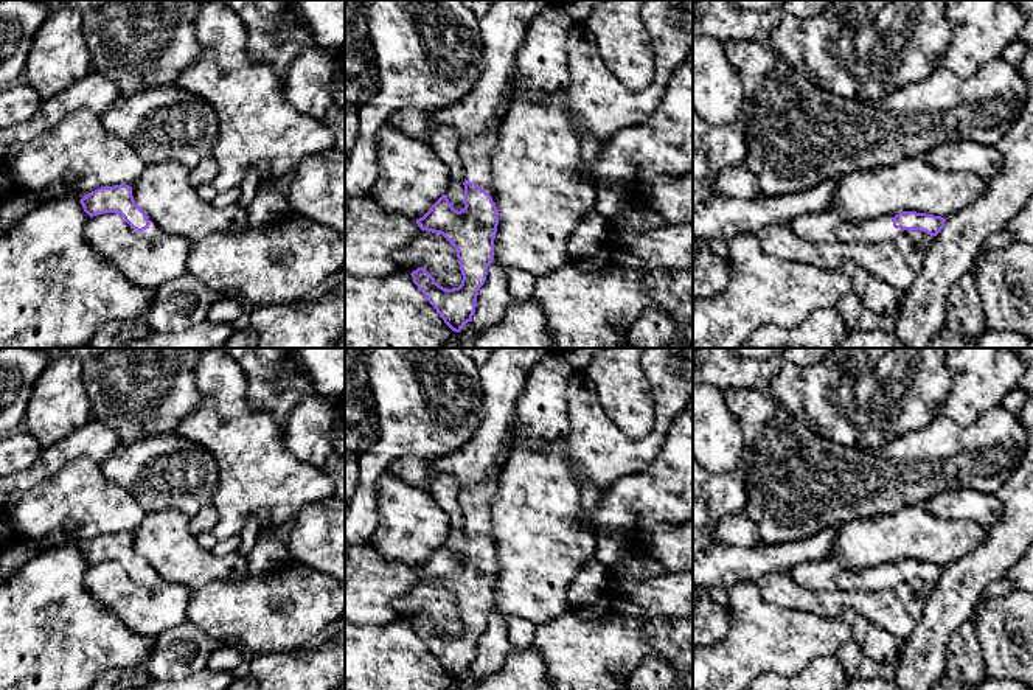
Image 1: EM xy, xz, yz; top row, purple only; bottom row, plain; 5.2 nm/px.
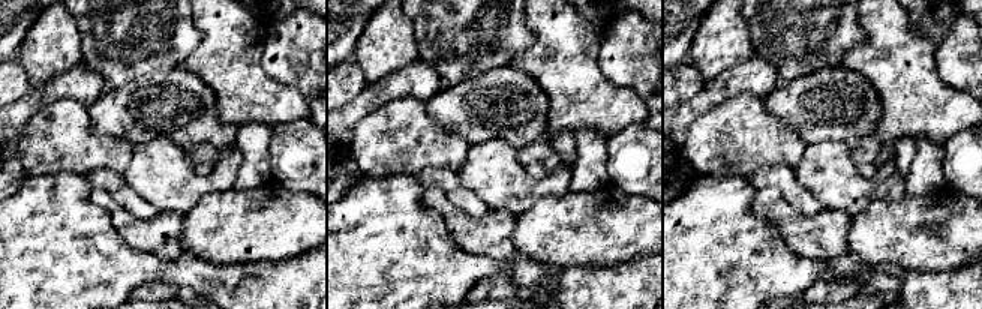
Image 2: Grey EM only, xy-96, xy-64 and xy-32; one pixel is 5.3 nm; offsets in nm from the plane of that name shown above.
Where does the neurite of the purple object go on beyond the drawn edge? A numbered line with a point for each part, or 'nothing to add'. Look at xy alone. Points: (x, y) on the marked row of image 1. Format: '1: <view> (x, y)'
1: xy (154, 229)

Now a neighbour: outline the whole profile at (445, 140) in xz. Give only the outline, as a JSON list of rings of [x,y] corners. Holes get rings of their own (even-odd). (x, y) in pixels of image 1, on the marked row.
[[[427,112],[432,127],[430,146],[444,160],[449,168],[449,186],[446,196],[454,204],[455,210],[464,208],[464,171],[458,154],[460,140],[454,127],[438,124],[435,121],[437,112]]]

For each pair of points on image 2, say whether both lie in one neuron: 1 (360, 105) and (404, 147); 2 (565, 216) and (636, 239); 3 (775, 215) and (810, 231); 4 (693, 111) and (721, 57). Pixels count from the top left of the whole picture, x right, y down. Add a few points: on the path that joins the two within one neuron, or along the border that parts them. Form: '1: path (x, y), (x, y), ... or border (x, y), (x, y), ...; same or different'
1: border (401, 98), (368, 113), (357, 123), (350, 144); different
2: path (583, 228), (618, 228); same
3: path (784, 218), (801, 231); same
4: border (741, 63), (706, 81); different

